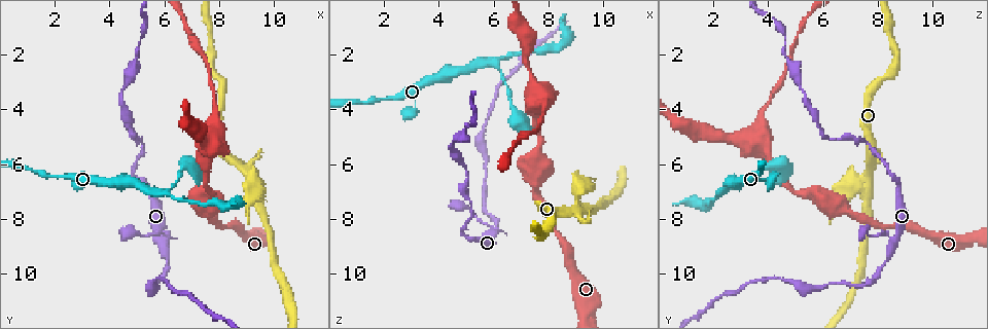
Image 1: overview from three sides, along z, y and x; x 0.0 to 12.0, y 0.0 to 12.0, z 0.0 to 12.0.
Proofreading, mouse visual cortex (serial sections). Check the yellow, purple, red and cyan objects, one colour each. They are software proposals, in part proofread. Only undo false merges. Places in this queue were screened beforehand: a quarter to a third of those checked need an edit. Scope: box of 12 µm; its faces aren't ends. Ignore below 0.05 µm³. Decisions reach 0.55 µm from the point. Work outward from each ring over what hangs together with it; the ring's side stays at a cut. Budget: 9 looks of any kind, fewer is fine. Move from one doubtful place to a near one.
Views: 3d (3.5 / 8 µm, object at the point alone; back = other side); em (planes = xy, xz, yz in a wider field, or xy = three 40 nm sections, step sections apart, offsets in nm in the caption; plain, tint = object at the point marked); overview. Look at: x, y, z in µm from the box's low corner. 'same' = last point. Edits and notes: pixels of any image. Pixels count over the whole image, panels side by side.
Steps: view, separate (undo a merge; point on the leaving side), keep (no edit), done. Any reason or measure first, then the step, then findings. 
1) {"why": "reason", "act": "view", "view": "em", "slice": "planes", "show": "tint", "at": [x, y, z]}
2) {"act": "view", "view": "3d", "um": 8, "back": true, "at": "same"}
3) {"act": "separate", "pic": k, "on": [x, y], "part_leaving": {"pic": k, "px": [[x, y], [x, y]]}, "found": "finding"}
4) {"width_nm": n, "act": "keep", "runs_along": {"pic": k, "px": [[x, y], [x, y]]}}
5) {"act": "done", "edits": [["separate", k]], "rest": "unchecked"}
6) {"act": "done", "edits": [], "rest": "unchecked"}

{"why": "thin neck", "act": "view", "view": "3d", "um": 8, "at": [5.9, 8.9, 8.6]}

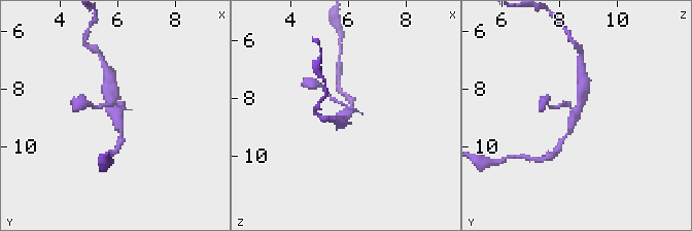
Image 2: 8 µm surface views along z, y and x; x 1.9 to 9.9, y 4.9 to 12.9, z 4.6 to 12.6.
{"why": "shape alone is not enough", "act": "view", "view": "em", "slice": "planes", "show": "tint", "at": [5.9, 8.9, 8.5]}

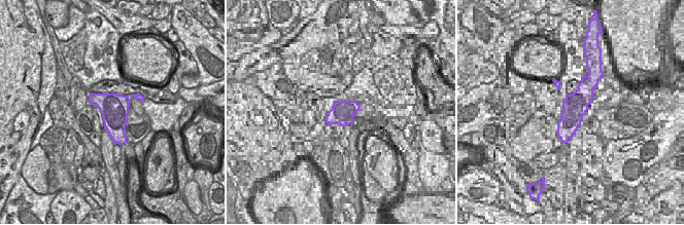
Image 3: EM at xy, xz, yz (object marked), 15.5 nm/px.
{"act": "separate", "pic": 2, "on": [100, 106], "part_leaving": {"pic": 2, "px": [[119, 105], [88, 104]]}, "found": "two cells meet here"}

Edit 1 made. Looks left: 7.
{"act": "view", "view": "overview"}

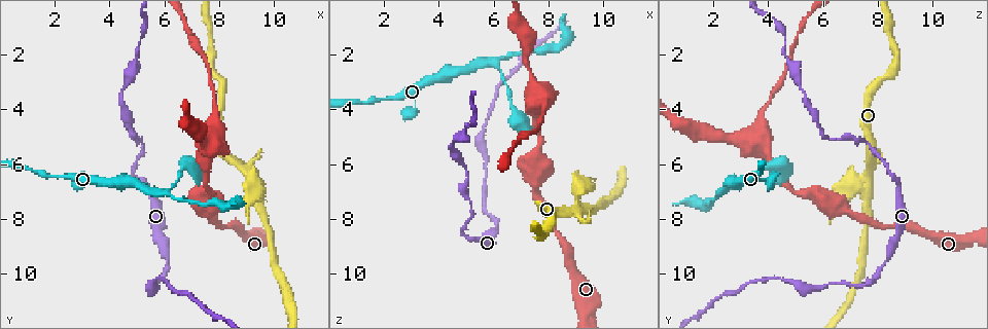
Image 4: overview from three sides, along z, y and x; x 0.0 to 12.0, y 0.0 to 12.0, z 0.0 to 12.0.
{"why": "a fork", "act": "view", "view": "3d", "um": 3.5, "back": true, "at": [9.1, 6.3, 7.6]}

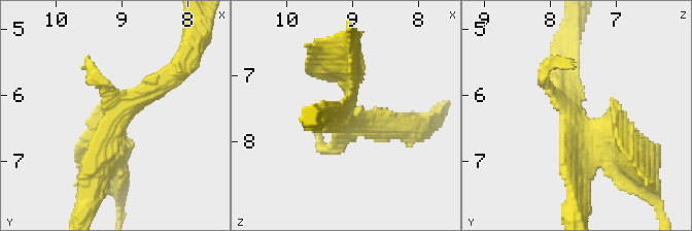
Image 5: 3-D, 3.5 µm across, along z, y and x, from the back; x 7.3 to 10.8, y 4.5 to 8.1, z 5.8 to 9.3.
{"why": "need the tissue", "act": "view", "view": "em", "slice": "planes", "show": "plain", "at": [9.05, 6.40, 7.65]}

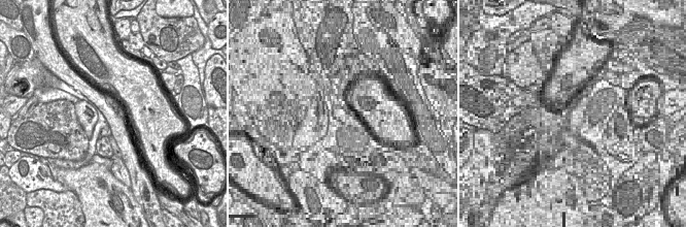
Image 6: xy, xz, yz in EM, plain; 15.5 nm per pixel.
{"act": "view", "view": "em", "slice": "planes", "show": "tint", "at": "same"}

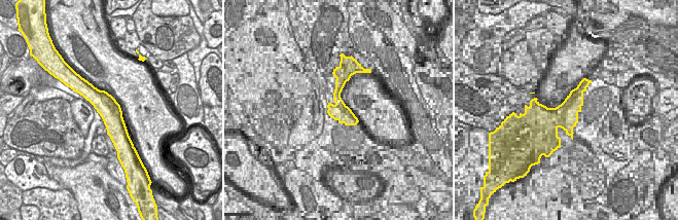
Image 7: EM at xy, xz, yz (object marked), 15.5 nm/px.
{"act": "separate", "pic": 5, "on": [327, 73], "border": {"pic": 7, "px": [[101, 90], [104, 102], [121, 115]]}, "found": "two cells meet here"}

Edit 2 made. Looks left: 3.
{"act": "done", "edits": [["separate", 2], ["separate", 5]], "rest": "unchecked"}

